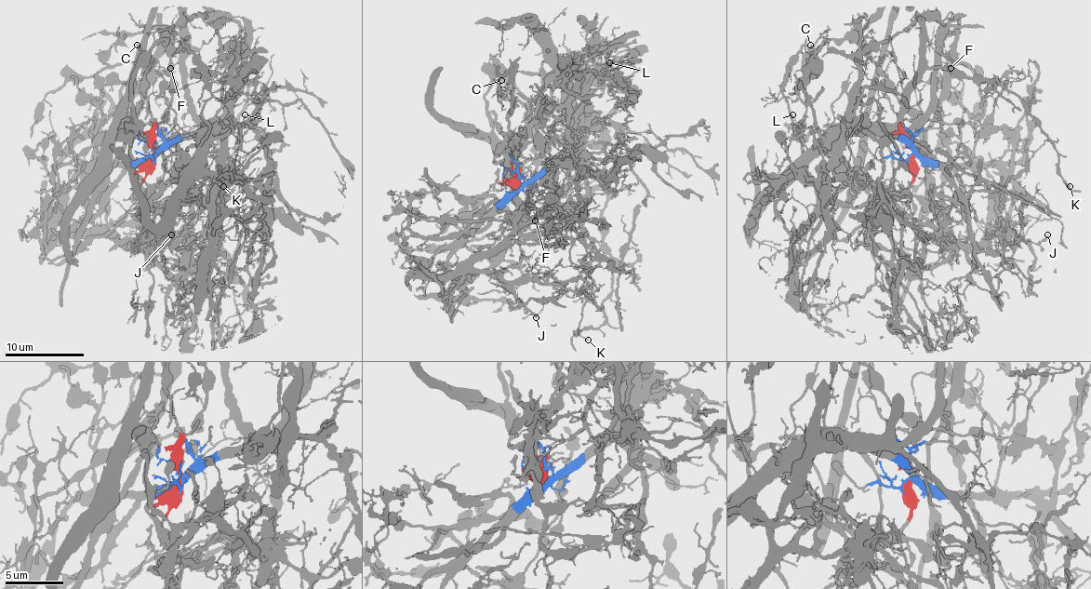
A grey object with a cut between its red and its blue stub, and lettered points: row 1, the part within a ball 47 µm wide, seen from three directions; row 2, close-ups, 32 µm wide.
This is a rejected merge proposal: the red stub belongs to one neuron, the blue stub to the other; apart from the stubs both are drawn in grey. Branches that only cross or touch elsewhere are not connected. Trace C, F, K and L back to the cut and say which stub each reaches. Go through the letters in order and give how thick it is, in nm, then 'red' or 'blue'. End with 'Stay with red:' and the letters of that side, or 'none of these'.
C: calibre 100 nm; blue
F: calibre 80 nm; blue
K: calibre 100 nm; blue
L: calibre 80 nm; blue
Stay with red: none of these

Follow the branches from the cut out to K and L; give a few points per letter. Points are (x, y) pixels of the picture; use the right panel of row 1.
K: (913, 153), (889, 129), (909, 86), (929, 68), (955, 68), (1010, 89), (1057, 153), (1070, 187)
L: (913, 153), (901, 141), (879, 133), (828, 139), (814, 126), (802, 127), (792, 115)

